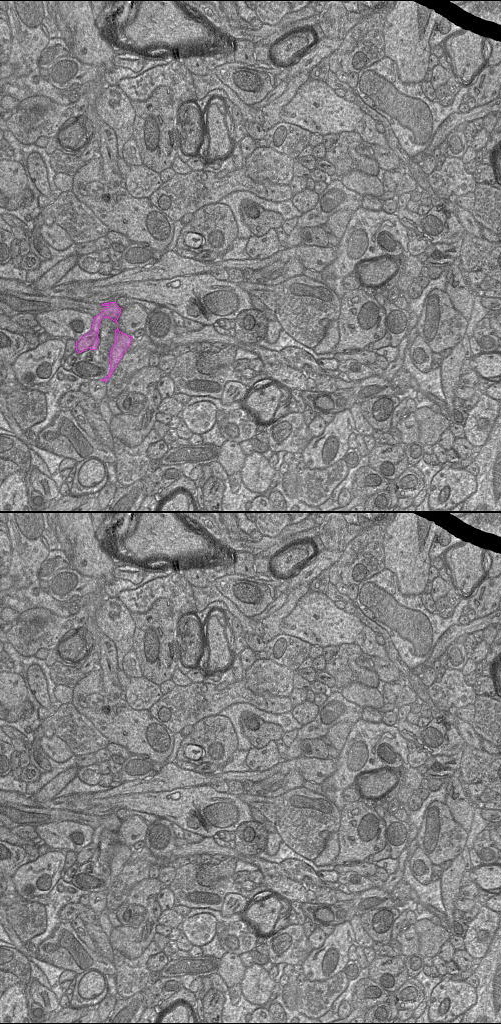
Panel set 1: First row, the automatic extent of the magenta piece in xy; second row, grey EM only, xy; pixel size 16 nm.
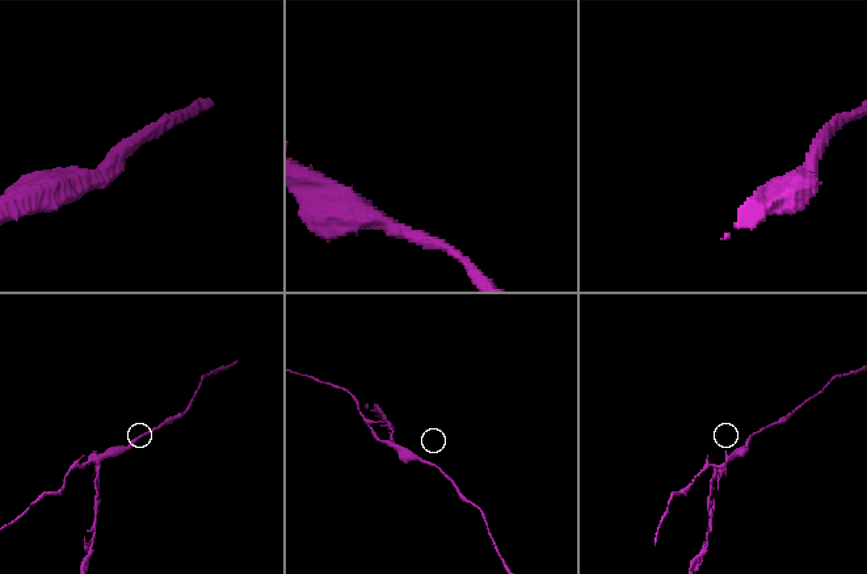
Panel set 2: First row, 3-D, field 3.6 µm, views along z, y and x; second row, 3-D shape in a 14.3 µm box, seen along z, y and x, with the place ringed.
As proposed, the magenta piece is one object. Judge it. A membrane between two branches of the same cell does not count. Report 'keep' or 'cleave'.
cleave

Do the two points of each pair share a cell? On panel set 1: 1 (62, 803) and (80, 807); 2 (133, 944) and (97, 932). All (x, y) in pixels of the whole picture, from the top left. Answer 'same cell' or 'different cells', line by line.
1: same cell
2: different cells

